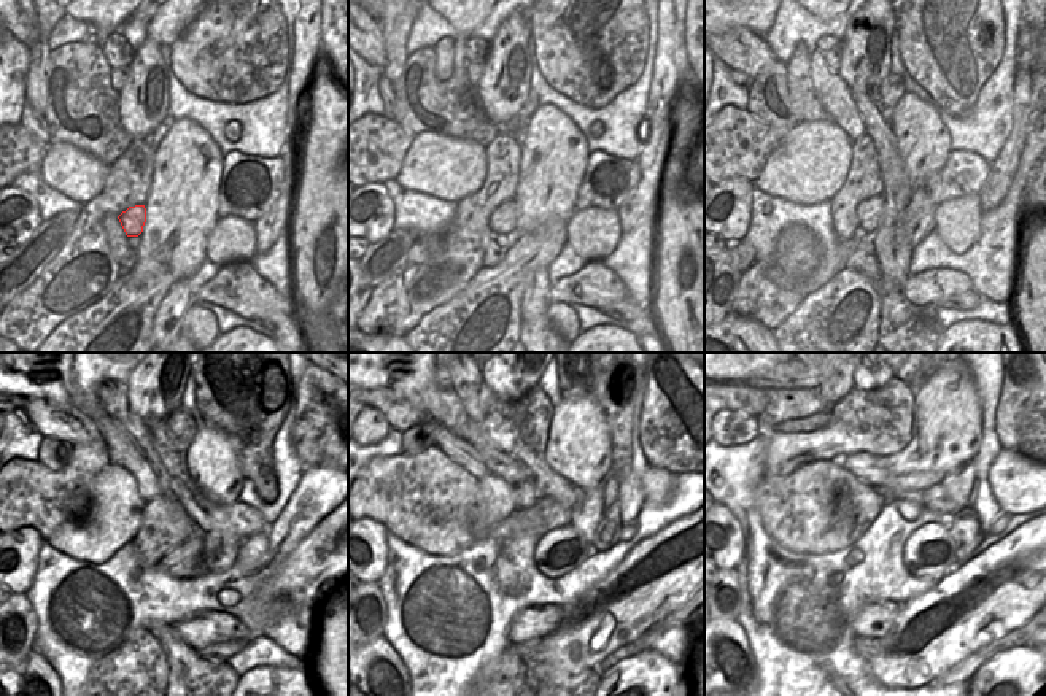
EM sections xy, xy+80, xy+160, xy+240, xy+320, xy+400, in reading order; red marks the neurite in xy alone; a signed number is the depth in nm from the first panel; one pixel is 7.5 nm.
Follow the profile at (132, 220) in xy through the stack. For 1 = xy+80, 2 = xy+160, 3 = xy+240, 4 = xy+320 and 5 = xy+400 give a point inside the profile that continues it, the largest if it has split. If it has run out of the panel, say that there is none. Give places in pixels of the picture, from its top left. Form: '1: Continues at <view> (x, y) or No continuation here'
1: Continues at xy+80 (503, 220)
2: Continues at xy+160 (871, 212)
3: Continues at xy+240 (186, 560)
4: Continues at xy+320 (558, 552)
5: Continues at xy+400 (933, 547)

